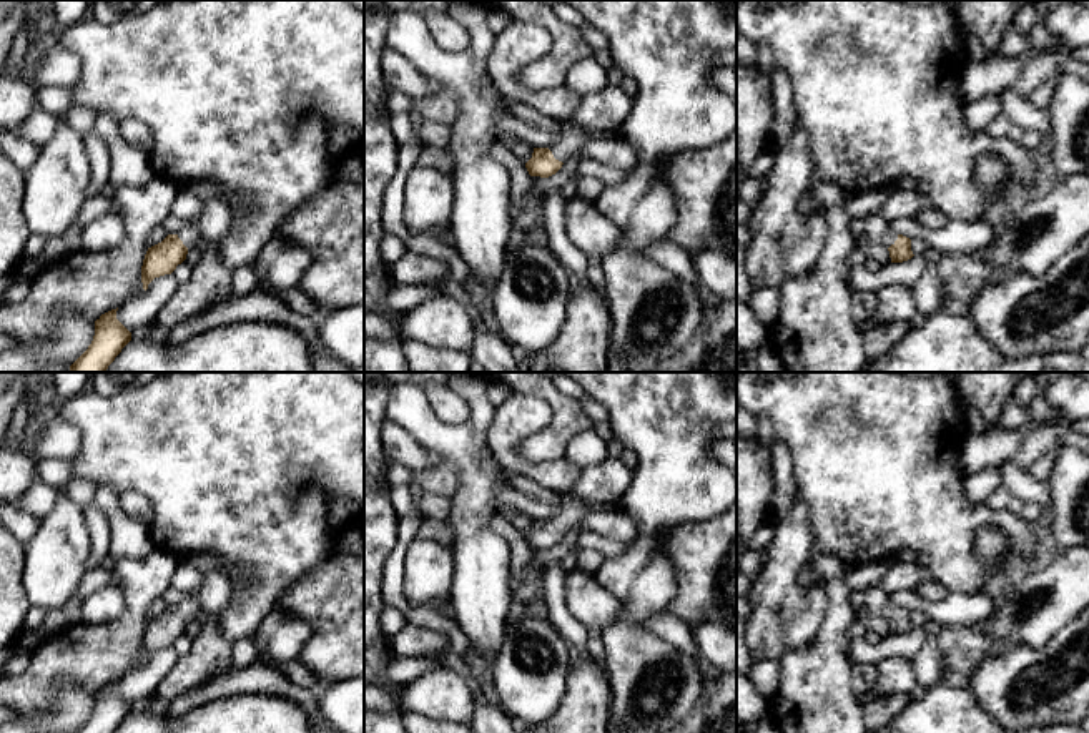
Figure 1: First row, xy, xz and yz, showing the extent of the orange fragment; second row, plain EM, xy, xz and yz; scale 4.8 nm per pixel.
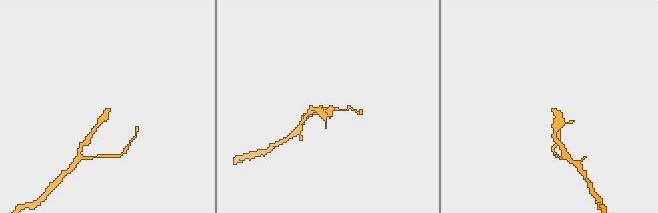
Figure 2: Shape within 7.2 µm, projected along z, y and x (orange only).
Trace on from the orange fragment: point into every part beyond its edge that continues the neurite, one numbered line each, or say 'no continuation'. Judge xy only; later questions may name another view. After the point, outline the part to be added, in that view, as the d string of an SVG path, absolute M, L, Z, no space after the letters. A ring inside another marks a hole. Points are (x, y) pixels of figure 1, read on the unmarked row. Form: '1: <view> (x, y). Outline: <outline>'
1: xy (190, 609). Outline: M190 593L190 597L181 605L178 605L178 610L188 622L195 620L201 610L200 597L196 593Z

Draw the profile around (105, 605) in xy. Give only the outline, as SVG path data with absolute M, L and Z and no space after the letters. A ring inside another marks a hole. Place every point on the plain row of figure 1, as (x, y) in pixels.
M108 585L90 593L81 605L81 623L106 625L126 610L125 593L120 587Z

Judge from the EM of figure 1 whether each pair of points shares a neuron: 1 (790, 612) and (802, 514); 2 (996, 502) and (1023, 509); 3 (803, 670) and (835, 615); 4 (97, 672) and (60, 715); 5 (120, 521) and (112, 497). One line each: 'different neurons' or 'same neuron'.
1: same neuron
2: same neuron
3: same neuron
4: different neurons
5: same neuron

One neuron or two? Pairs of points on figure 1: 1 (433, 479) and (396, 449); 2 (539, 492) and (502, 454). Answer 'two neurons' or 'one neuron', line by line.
1: two neurons
2: two neurons

